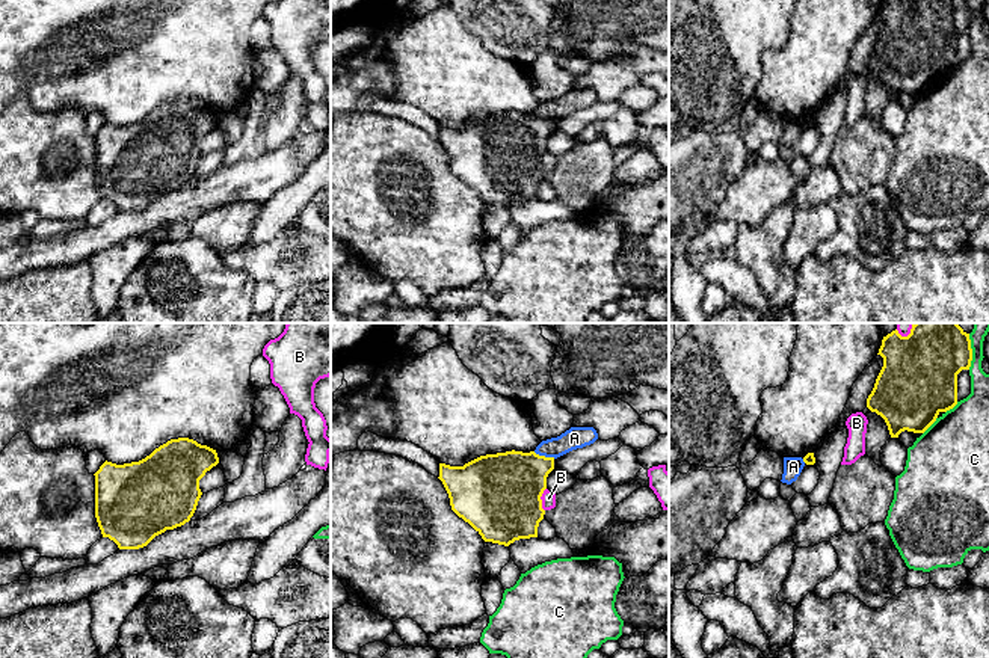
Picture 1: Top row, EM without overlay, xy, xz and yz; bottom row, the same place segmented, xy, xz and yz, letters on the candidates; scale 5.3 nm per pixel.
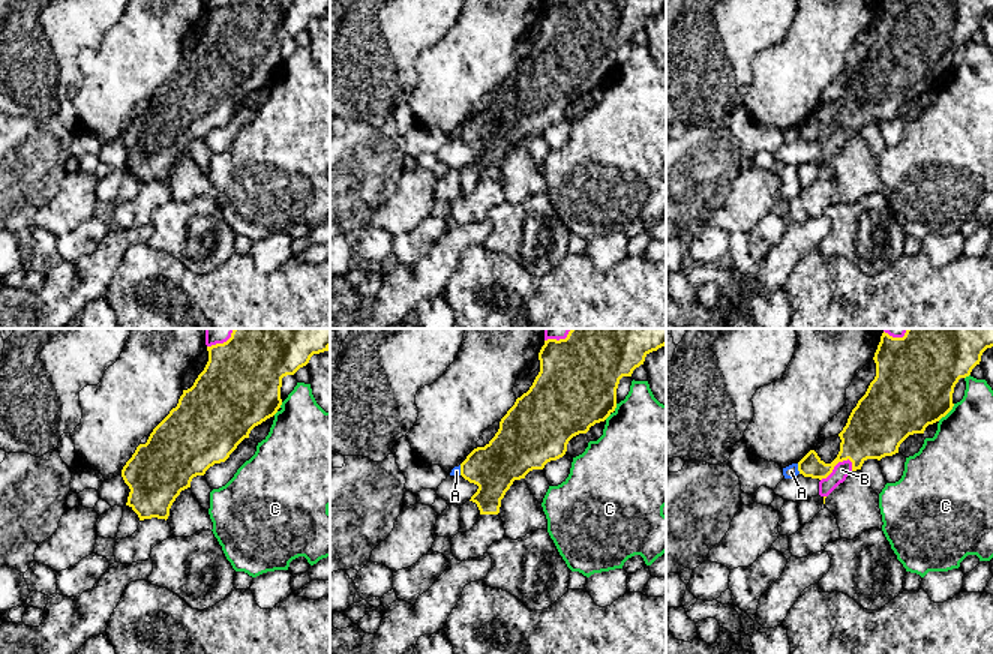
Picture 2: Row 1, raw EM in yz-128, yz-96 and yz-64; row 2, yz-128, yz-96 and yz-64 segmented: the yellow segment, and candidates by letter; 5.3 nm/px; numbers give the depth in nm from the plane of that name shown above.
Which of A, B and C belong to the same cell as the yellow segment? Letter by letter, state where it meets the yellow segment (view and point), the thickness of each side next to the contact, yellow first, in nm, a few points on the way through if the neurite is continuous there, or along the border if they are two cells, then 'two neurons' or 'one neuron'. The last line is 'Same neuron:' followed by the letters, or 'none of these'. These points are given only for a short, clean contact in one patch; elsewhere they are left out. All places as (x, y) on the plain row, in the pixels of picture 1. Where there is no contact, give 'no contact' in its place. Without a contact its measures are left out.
A: contact xz (544, 118); calibres 360 and 120 nm; border xz (533, 113), (554, 119); two neurons
B: contact xz (541, 162); calibres 440 and 80 nm; two neurons
C: contact yz (971, 15); calibres 320 and 110 nm; two neurons
Same neuron: none of these

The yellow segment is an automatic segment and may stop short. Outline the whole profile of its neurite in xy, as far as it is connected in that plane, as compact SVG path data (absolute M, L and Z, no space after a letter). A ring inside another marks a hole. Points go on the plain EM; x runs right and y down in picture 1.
M189 100L171 101L139 124L116 127L104 124L95 137L95 180L103 199L113 202L119 211L139 211L166 192L184 187L193 178L202 157L199 142L219 125L216 112Z

